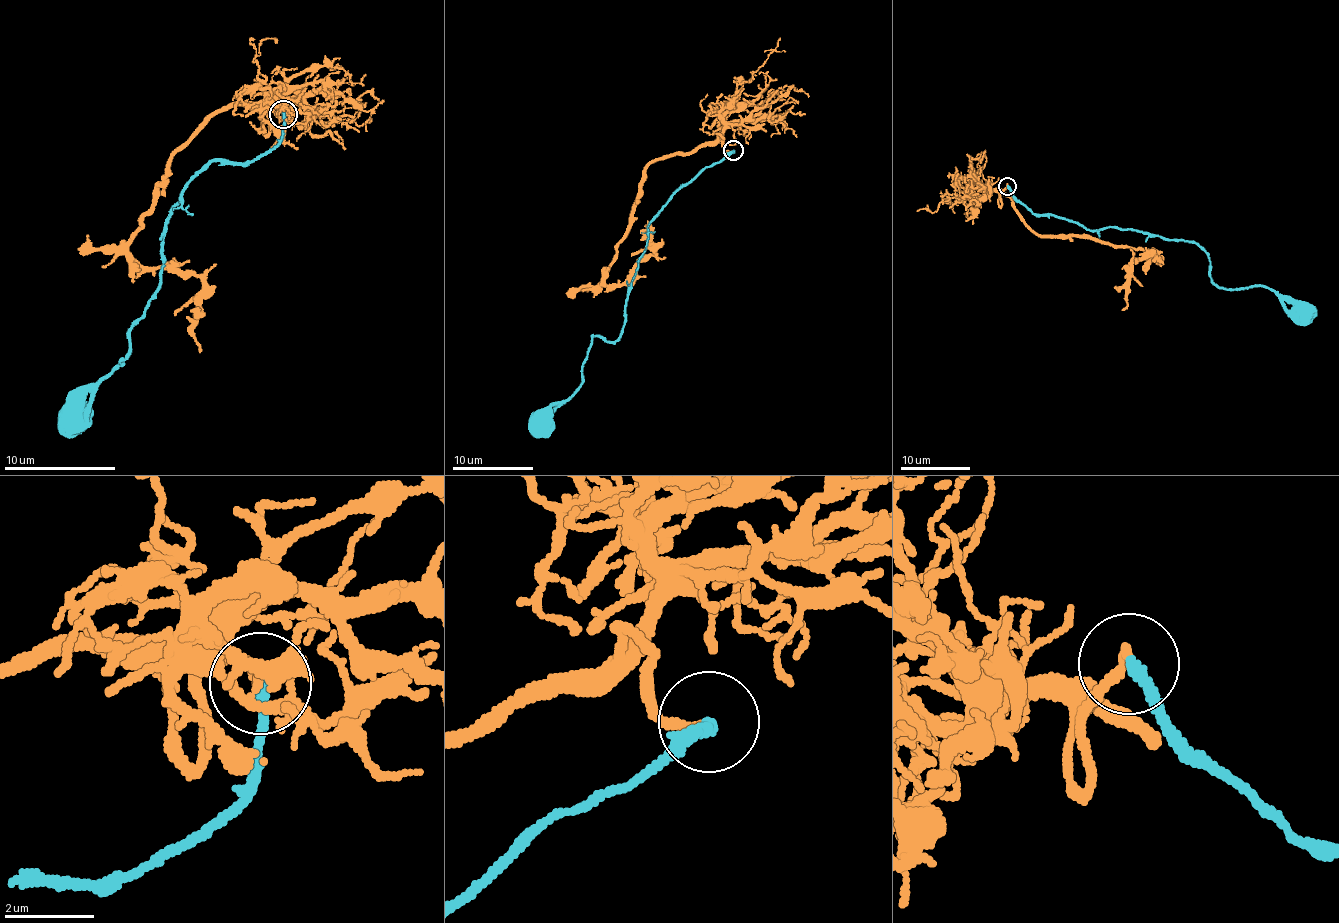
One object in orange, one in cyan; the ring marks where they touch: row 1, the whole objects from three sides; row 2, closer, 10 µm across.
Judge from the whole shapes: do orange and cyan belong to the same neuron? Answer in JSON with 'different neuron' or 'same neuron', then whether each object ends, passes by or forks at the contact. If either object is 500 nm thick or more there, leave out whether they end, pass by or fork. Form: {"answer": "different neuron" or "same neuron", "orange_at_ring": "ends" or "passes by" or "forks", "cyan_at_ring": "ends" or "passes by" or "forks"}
{"answer": "same neuron", "orange_at_ring": "ends", "cyan_at_ring": "ends"}

